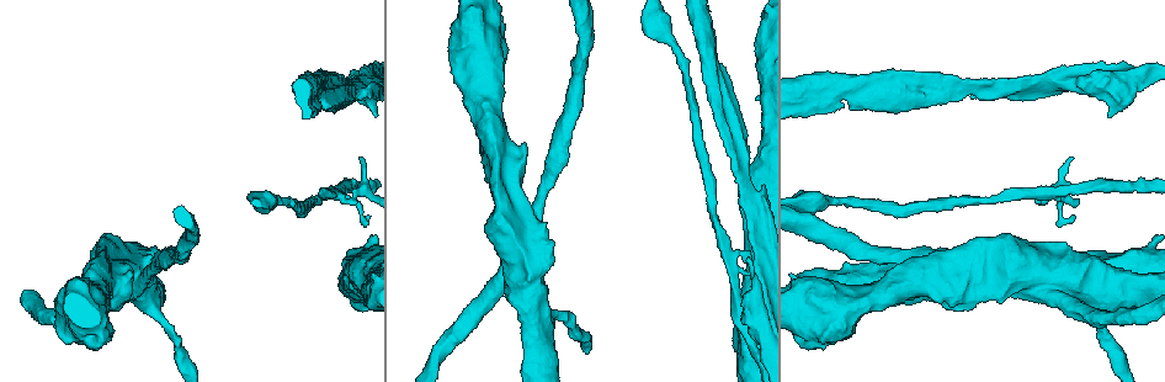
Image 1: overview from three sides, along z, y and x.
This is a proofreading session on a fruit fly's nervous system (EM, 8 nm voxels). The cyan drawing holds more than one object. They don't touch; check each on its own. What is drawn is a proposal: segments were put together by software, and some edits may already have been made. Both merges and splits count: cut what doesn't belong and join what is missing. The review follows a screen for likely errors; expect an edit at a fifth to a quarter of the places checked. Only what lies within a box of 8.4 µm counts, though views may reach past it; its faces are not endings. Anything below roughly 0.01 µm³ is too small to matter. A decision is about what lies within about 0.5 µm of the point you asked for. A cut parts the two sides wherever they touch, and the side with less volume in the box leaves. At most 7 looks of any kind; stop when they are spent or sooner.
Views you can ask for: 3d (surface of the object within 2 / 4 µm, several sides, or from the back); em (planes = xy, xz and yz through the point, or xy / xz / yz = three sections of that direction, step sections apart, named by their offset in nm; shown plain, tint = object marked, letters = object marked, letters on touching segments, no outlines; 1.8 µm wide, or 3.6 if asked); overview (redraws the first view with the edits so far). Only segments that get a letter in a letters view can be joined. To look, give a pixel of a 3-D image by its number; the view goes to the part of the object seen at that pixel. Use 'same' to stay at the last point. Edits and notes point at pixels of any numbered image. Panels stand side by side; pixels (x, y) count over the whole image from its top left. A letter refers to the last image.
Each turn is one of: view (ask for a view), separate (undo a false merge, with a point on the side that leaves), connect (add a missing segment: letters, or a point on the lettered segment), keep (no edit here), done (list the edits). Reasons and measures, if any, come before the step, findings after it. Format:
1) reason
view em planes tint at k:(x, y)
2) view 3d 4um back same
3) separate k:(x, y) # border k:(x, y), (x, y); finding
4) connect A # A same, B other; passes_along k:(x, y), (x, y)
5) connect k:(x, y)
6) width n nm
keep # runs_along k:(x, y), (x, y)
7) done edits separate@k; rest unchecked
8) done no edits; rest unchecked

thick turns thin
view 3d 2um at 1:(746, 181)

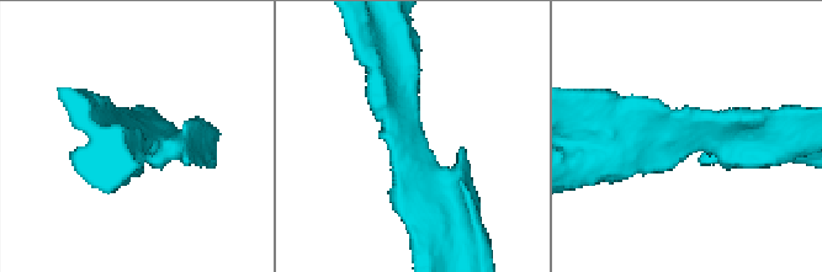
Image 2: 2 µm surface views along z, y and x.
view em xy step 16 tint at 2:(691, 139)

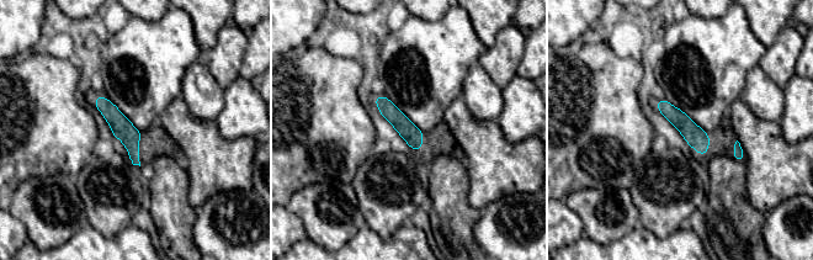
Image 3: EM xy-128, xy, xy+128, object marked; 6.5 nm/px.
view em xy step 16 letters same

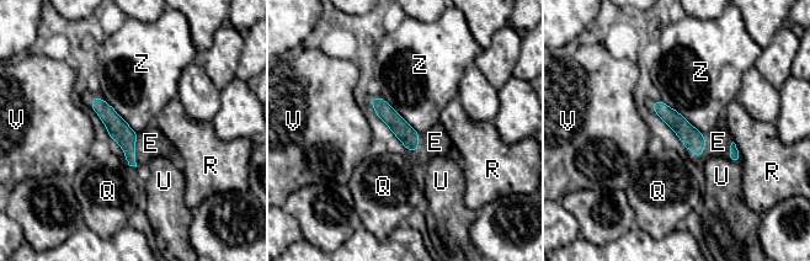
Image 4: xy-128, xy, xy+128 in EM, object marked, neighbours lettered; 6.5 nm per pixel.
longest_contact Z 380 nm
connect E # E same, Q other, R other, U other, V other, Z other; passes_along 4:(117, 128), (134, 149), (150, 143); it goes on there

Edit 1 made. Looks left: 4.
an open end
view 3d 4um at 1:(831, 112)

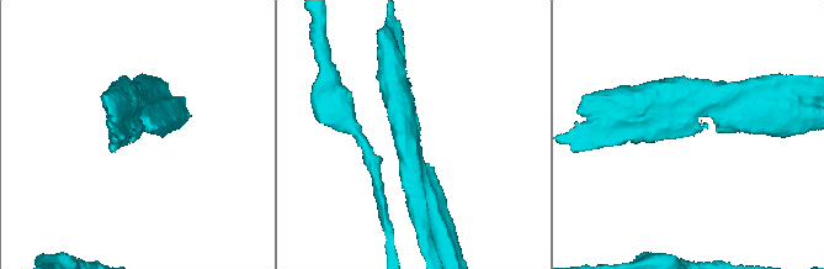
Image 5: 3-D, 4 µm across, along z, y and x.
shape alone is not enough
view em planes tint at 5:(137, 137)

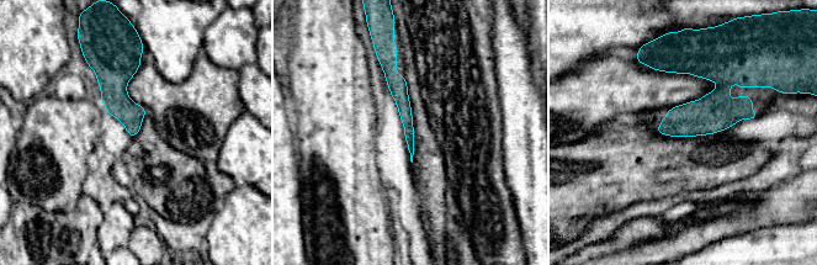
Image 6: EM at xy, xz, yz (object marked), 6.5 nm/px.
see the neighbours
view em planes letters same

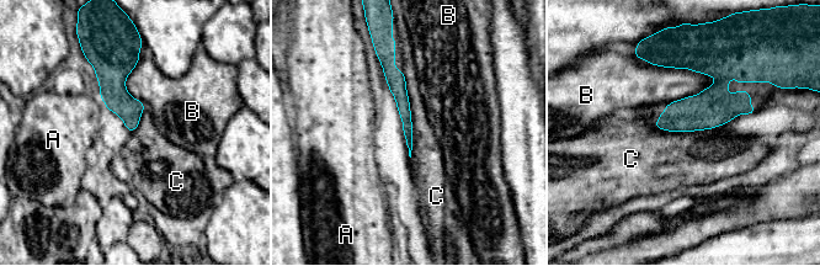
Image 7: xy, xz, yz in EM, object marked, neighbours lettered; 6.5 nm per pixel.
keep # A other, B other, C other; runs_along 7:(390, 57), (409, 142); no lettered segment goes on from it

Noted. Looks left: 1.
thick turns thin
view em 3.6um yz step 16 letters at 1:(1043, 289)

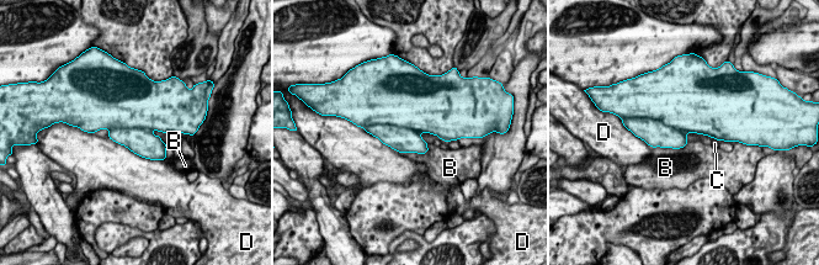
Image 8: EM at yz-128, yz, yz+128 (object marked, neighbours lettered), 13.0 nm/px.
longest_contact D 800 nm
separate 8:(402, 139) # B other, C other, D other; border 8:(368, 125), (404, 126), (419, 133); two neurons meet here

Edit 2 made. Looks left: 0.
done edits connect@4, separate@8; rest unchecked

